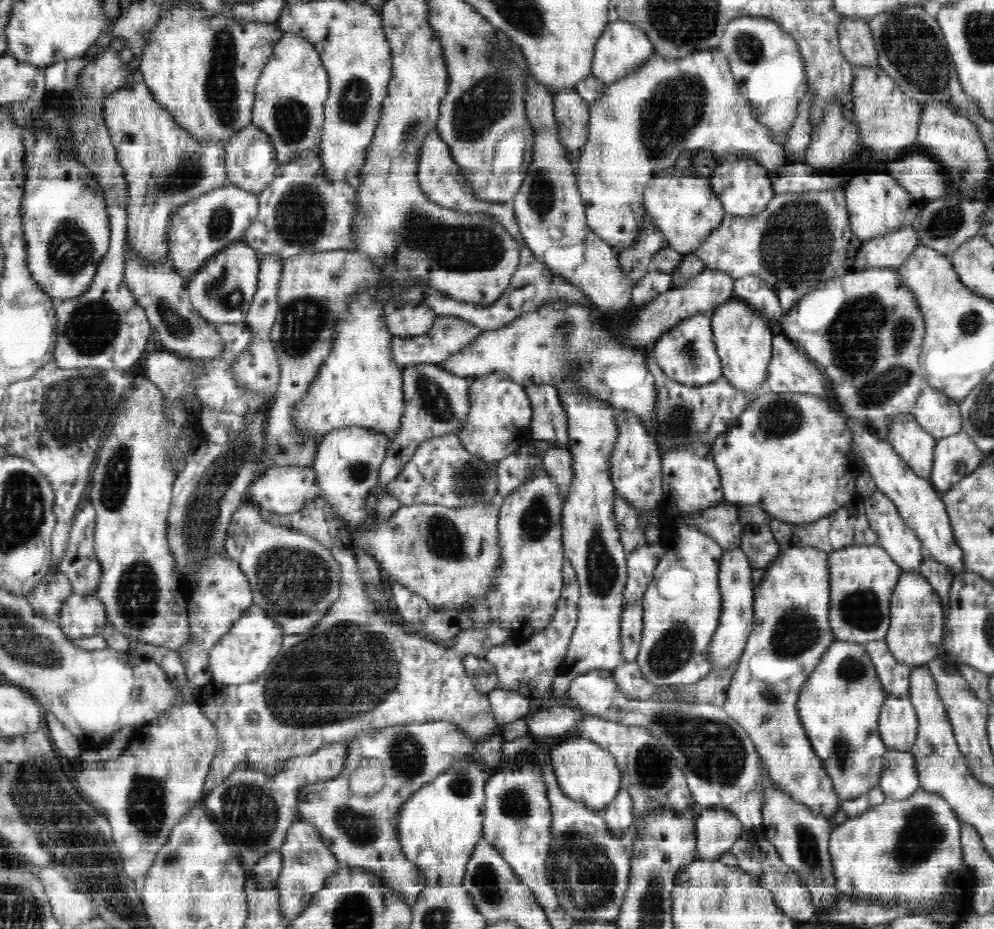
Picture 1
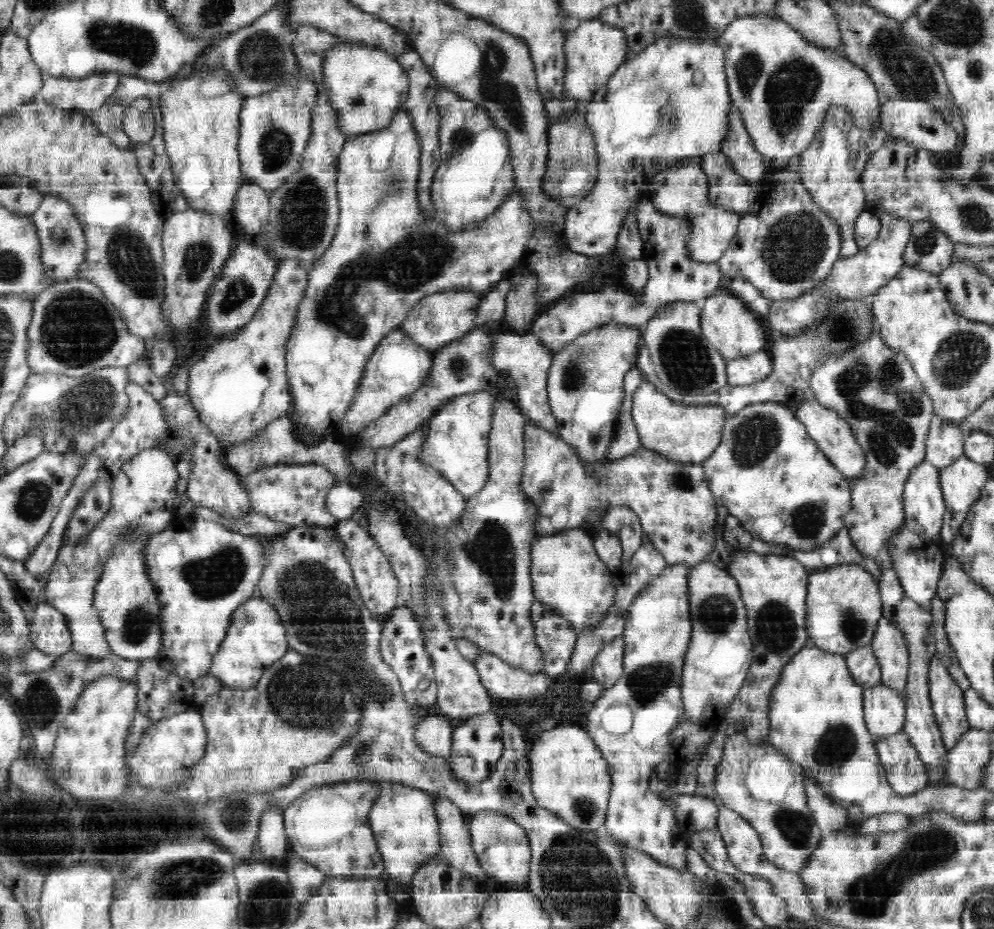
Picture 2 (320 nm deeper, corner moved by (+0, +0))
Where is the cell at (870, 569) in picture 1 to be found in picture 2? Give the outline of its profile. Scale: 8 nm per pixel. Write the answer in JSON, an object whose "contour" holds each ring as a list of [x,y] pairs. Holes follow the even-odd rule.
{"contour":[[[838,564],[810,574],[807,588],[807,646],[816,646],[826,652],[845,655],[855,648],[871,644],[877,624],[882,617],[884,617],[883,604],[880,600],[878,581],[864,565]]]}

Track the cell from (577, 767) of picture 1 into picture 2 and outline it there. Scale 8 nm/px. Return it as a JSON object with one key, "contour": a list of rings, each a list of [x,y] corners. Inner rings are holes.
{"contour":[[[553,724],[551,728],[536,737],[531,746],[531,755],[528,758],[528,765],[532,770],[531,788],[539,807],[562,817],[577,829],[596,831],[597,828],[604,825],[611,794],[611,775],[609,763],[603,758],[602,752],[590,737],[590,733],[576,724],[564,724],[564,726]]]}

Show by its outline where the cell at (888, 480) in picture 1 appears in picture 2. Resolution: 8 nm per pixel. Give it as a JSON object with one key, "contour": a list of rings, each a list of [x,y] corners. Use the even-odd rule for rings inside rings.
{"contour":[[[816,399],[803,400],[798,408],[794,410],[794,413],[807,428],[807,433],[811,436],[811,439],[819,445],[819,449],[824,452],[831,460],[831,463],[847,479],[863,478],[867,472],[866,452],[863,452],[846,420],[842,420],[838,413],[830,410],[828,407],[823,407]]]}

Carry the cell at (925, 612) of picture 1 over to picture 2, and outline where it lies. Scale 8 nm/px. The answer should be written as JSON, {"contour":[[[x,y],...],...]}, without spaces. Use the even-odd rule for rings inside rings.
{"contour":[[[882,617],[870,645],[881,668],[881,682],[895,688],[905,699],[909,654],[901,628],[886,617]]]}

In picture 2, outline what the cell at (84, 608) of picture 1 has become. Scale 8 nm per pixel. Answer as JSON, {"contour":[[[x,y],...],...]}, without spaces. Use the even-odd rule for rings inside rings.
{"contour":[[[40,603],[30,620],[31,641],[34,648],[48,656],[62,656],[71,650],[71,629],[66,616],[50,603]]]}

